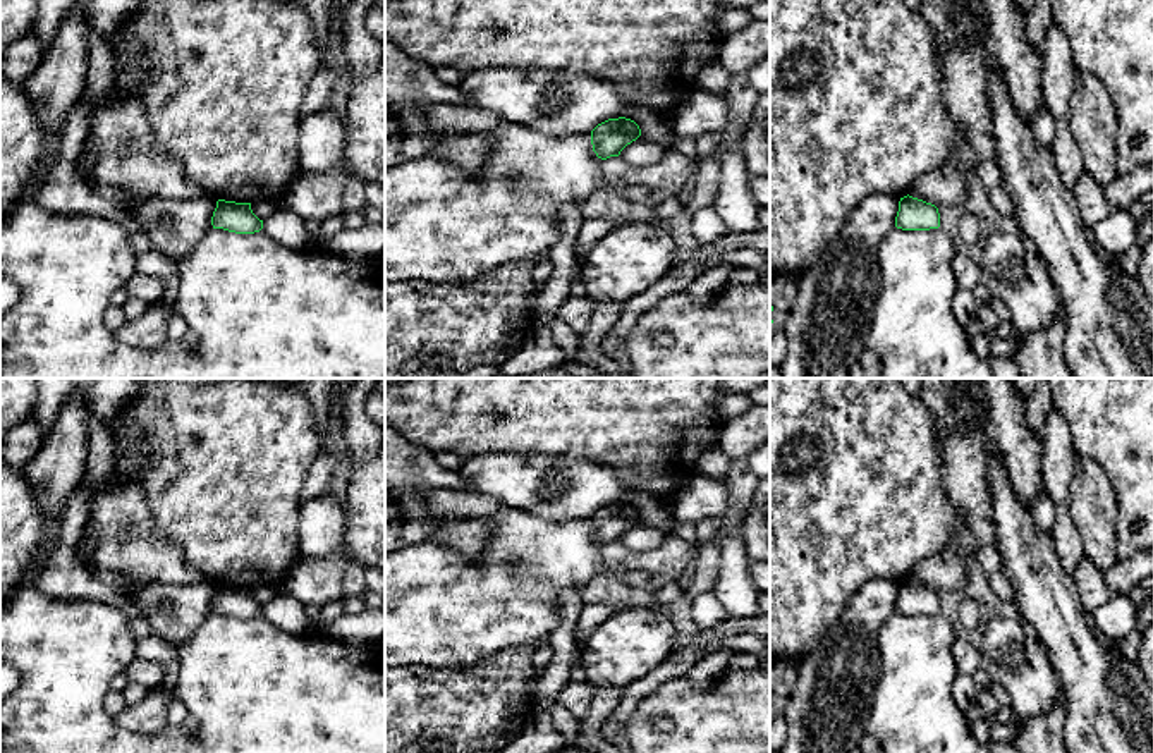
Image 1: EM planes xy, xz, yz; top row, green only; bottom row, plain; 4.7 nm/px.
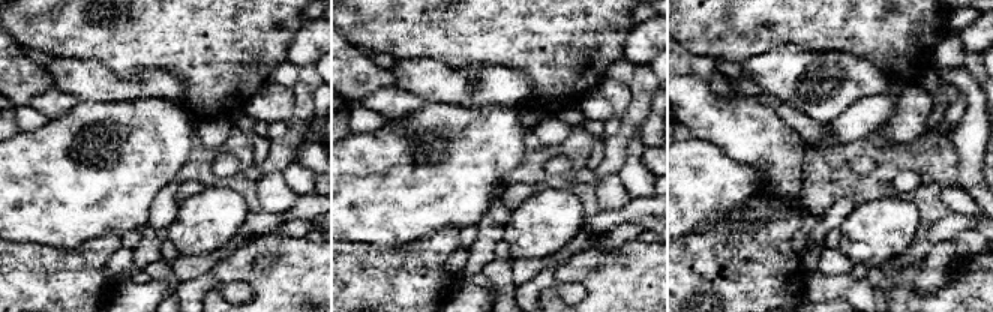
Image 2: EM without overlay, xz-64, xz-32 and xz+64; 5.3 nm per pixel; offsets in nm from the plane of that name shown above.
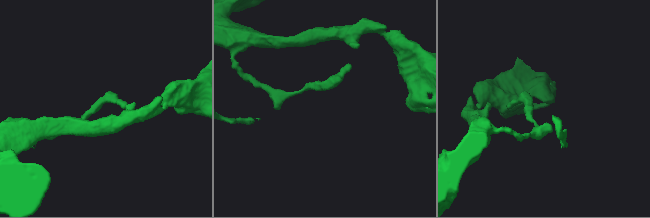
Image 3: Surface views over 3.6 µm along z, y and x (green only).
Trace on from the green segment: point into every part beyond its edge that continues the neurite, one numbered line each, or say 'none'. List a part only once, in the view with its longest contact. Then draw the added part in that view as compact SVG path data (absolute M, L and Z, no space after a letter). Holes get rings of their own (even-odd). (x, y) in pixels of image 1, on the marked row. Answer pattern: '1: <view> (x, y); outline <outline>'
none

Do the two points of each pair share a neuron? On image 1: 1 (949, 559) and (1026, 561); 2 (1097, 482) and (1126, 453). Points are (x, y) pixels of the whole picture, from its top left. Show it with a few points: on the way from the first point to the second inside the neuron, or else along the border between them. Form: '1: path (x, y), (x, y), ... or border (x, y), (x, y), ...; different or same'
1: border (988, 504), (994, 521), (994, 544); different
2: border (1079, 458), (1091, 459), (1107, 477), (1116, 513); different

